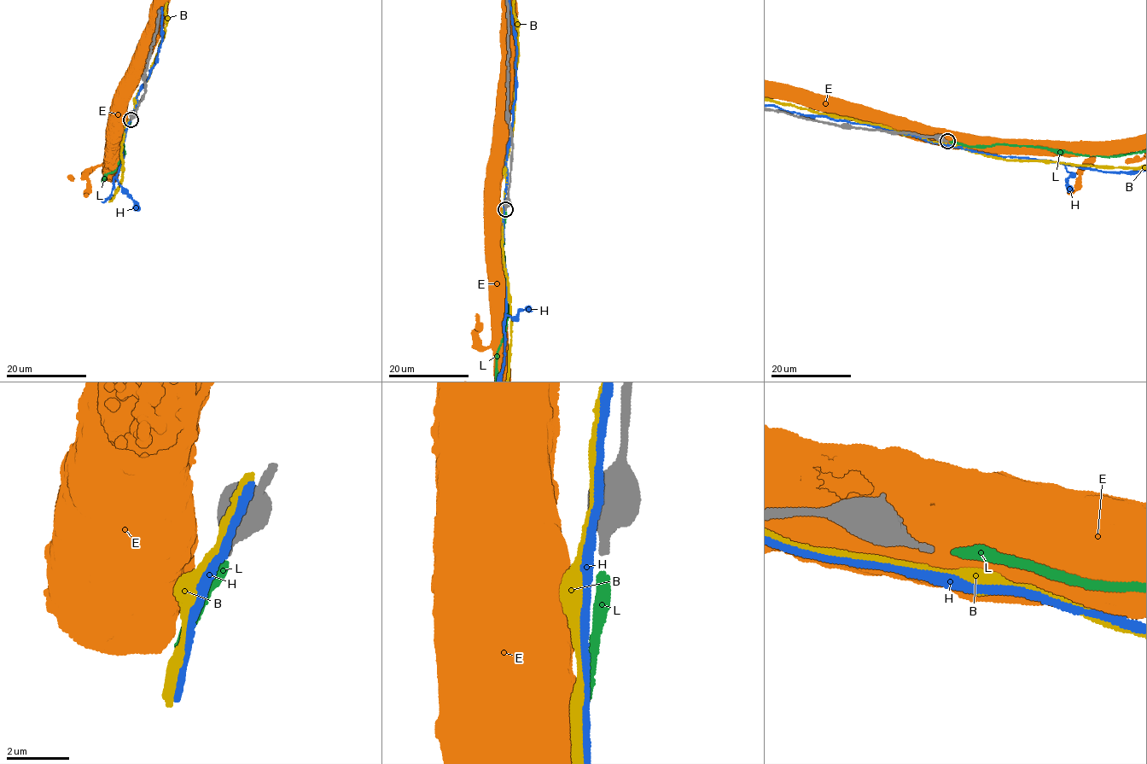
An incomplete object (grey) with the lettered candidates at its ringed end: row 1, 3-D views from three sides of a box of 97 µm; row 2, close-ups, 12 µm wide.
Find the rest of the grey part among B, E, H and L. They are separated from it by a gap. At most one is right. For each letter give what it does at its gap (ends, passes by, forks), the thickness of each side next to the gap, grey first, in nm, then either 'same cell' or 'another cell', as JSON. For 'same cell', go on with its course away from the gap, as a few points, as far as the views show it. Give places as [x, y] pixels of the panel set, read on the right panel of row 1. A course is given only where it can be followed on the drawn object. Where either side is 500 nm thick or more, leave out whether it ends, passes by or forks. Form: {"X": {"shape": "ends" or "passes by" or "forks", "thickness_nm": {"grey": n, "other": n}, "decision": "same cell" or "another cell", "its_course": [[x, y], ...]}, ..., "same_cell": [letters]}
{"B": {"shape": "passes by", "thickness_nm": {"grey": 240, "other": 280}, "decision": "another cell"}, "E": {"thickness_nm": {"grey": 240, "other": 900}, "decision": "another cell"}, "H": {"shape": "passes by", "thickness_nm": {"grey": 240, "other": 320}, "decision": "another cell"}, "L": {"shape": "ends", "thickness_nm": {"grey": 240, "other": 360}, "decision": "same cell"}, "same_cell": ["L"]}

